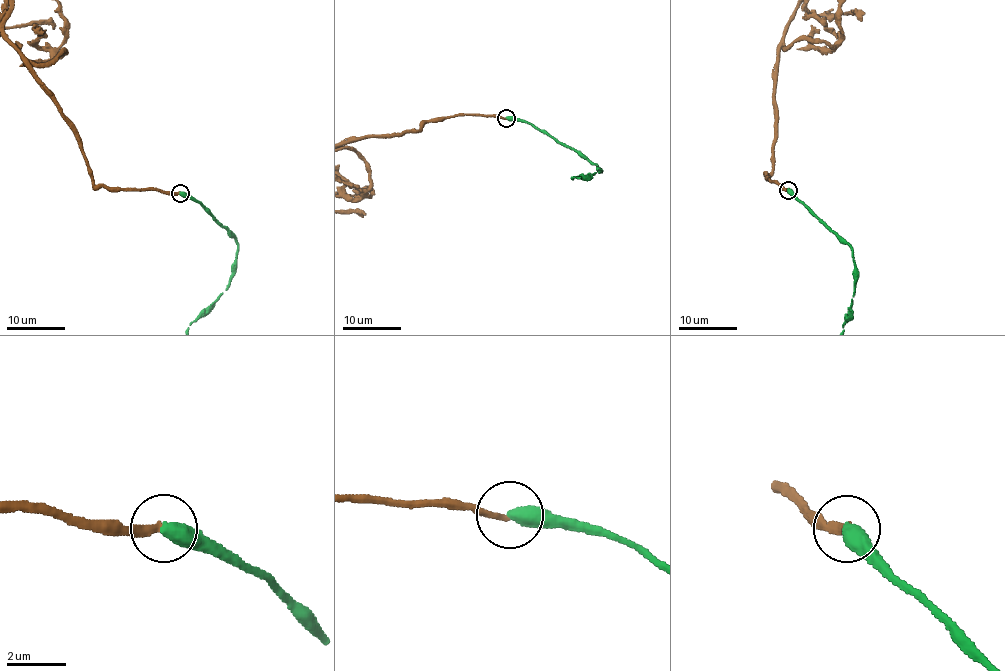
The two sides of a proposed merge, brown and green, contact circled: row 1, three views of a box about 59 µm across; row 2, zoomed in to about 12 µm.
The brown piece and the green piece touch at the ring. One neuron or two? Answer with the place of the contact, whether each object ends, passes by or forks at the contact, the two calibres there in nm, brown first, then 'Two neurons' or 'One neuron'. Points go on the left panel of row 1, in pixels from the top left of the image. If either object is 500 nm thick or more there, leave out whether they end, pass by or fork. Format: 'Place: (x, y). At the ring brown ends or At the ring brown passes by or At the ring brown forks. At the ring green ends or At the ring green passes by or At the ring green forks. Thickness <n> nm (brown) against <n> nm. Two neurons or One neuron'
Place: (180, 193). Thickness 200 nm (brown) against 500 nm. Two neurons

